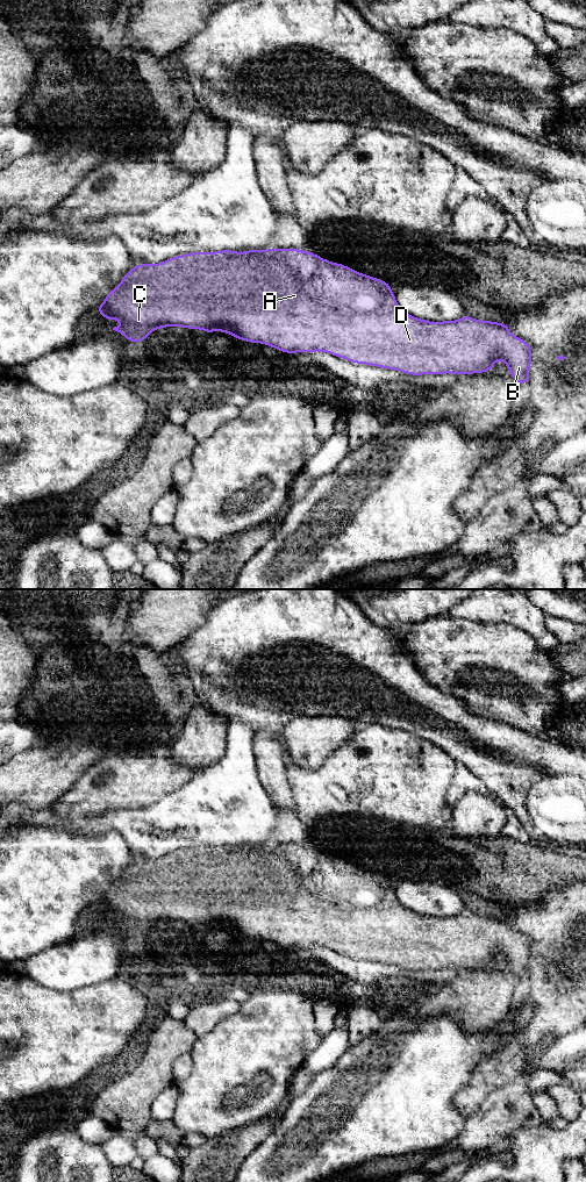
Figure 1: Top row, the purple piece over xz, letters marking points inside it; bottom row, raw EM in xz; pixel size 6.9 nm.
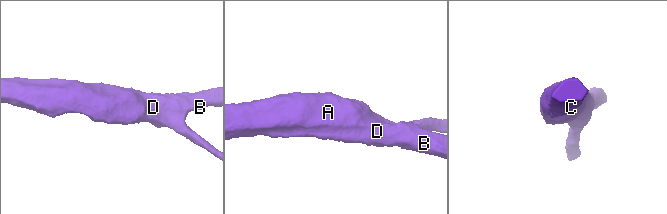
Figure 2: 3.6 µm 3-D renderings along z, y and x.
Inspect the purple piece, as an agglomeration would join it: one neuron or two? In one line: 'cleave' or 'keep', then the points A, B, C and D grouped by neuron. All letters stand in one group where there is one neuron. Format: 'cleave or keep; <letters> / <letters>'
keep; A B C D

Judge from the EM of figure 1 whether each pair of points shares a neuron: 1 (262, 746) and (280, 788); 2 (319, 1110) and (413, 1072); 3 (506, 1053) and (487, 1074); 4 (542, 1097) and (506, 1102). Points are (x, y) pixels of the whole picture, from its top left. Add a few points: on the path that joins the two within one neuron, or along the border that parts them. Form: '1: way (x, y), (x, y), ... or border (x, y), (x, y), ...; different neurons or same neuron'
1: way (269, 757), (273, 778); same neuron
2: way (342, 1110), (363, 1109), (390, 1082); same neuron
3: way (504, 1058), (492, 1069); same neuron
4: border (531, 1096), (542, 1120); different neurons

